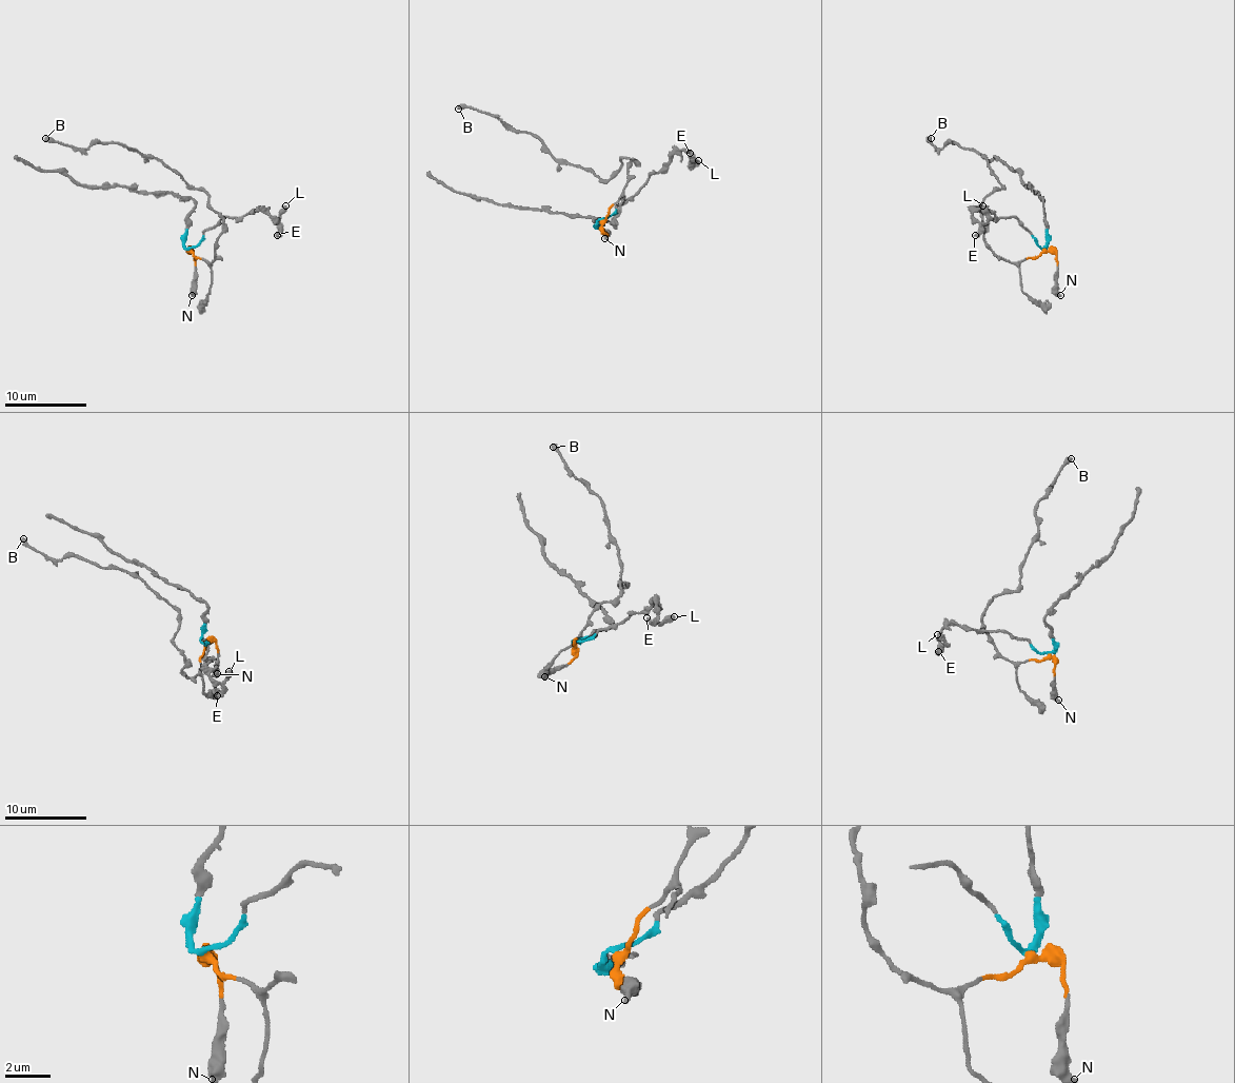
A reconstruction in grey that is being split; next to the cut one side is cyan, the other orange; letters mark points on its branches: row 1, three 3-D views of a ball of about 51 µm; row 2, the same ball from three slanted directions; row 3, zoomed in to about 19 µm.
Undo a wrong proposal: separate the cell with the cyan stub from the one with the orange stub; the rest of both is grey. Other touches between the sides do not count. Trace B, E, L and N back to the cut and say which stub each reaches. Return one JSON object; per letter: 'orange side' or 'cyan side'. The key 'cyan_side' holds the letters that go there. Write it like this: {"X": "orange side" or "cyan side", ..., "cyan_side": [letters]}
{"B": "orange side", "E": "cyan side", "L": "cyan side", "N": "orange side", "cyan_side": ["E", "L"]}

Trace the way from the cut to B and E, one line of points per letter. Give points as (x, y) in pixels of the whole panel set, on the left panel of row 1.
B: (188, 250), (210, 262), (214, 258), (221, 217), (210, 197), (160, 162), (117, 143), (78, 148), (45, 137)
E: (188, 250), (221, 217), (242, 217), (257, 209), (269, 213), (279, 223), (281, 232), (277, 236)

